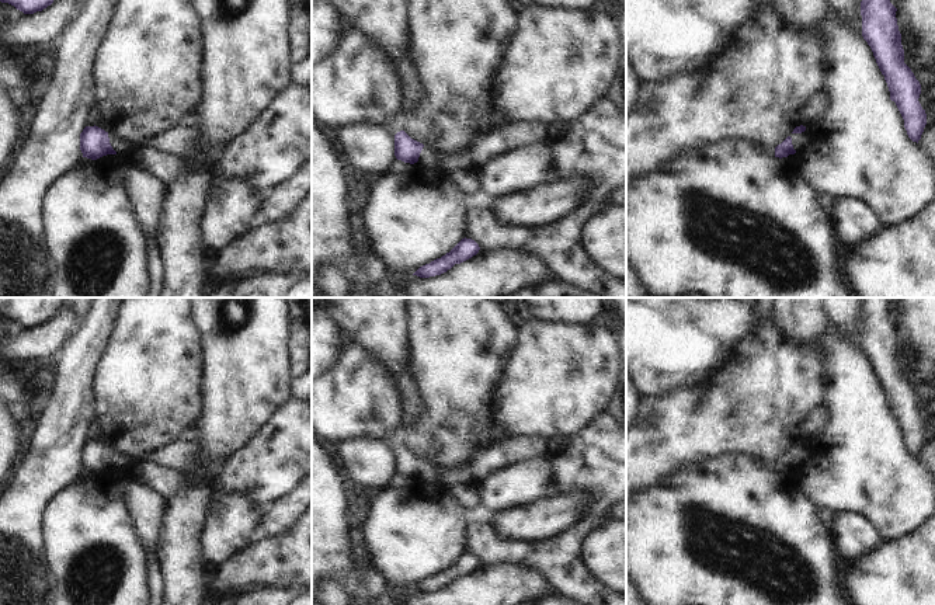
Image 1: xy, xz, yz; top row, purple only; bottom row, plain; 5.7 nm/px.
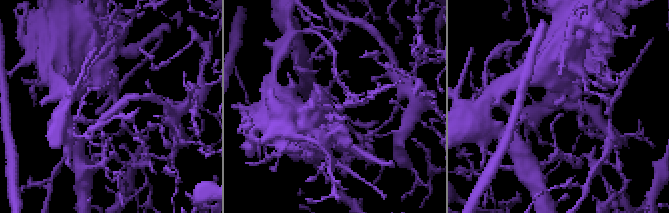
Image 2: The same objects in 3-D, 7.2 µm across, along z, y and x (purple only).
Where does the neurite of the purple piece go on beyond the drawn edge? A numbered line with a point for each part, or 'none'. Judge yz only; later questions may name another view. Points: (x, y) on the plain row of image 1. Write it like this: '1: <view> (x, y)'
1: yz (799, 455)

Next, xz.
1: xz (515, 448)

